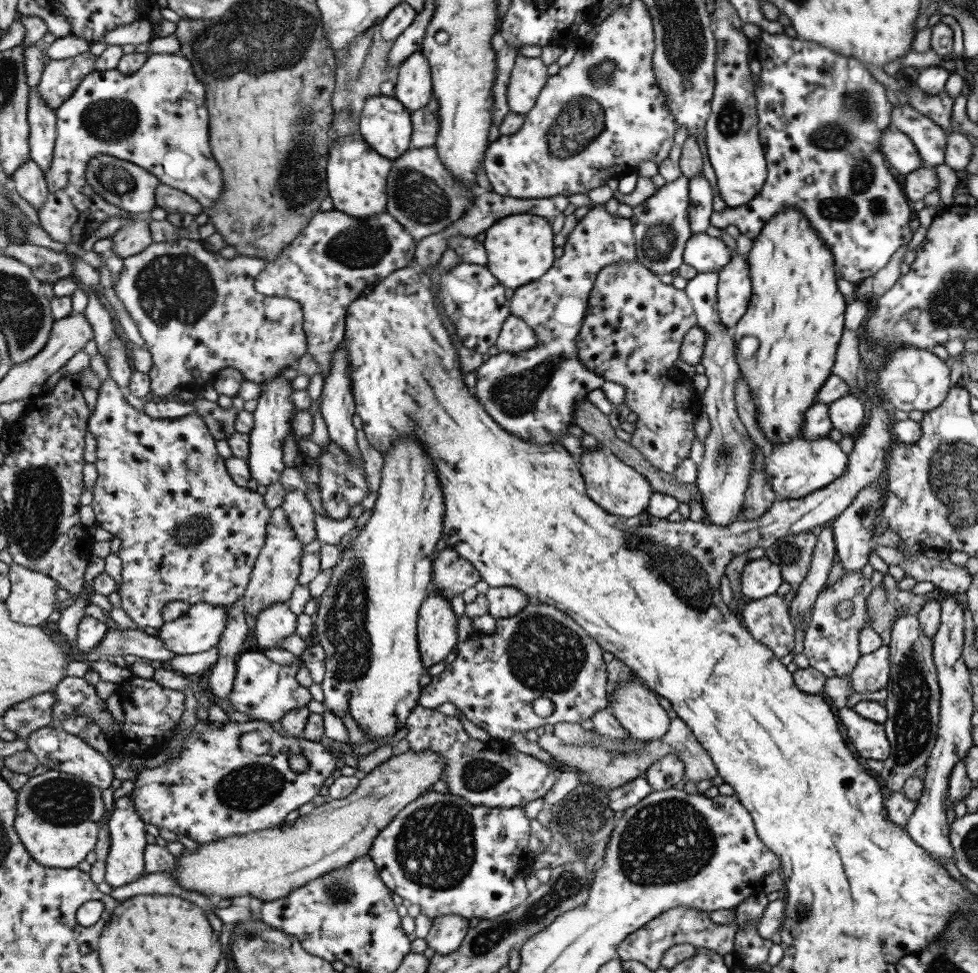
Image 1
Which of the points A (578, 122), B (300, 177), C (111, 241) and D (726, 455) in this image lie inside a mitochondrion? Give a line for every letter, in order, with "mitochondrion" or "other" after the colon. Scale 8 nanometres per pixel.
A: mitochondrion
B: mitochondrion
C: other
D: mitochondrion

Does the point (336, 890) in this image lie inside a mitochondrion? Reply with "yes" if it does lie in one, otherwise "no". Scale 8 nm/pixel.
yes

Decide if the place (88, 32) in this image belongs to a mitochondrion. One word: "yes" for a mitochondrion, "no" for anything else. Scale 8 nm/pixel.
no

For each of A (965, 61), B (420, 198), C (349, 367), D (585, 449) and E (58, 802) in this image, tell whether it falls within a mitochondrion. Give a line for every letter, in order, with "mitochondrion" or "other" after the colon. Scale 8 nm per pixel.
A: other
B: mitochondrion
C: other
D: other
E: mitochondrion

